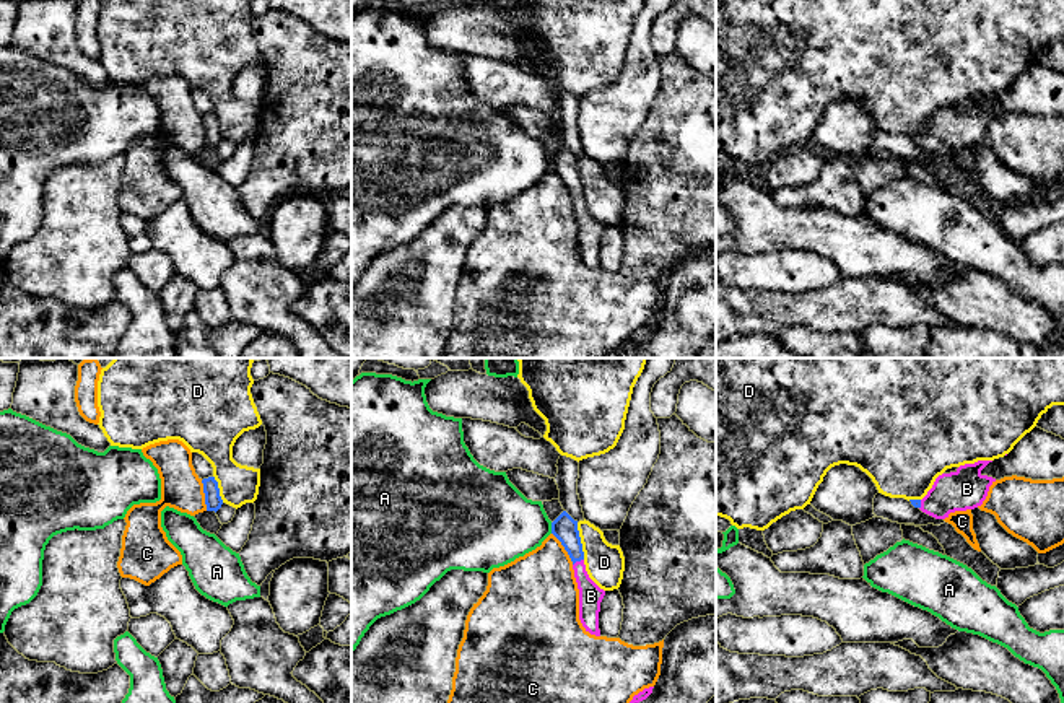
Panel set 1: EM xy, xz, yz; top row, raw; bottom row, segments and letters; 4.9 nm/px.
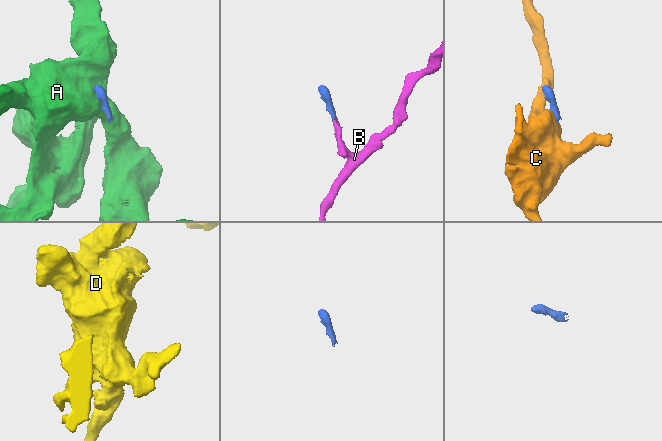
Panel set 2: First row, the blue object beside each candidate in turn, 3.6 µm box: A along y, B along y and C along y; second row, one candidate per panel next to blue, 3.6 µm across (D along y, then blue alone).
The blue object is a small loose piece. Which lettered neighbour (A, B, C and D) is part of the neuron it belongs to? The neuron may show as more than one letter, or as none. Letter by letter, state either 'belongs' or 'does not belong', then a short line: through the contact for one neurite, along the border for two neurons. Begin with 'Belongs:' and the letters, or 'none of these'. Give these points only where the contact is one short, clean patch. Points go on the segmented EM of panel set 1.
Belongs: B
A: does not belong; line xz (550, 523), (552, 532)
B: belongs; line xz (563, 528), (578, 560), (581, 578), (591, 596)
C: does not belong; line xz (552, 532), (573, 563)
D: does not belong

